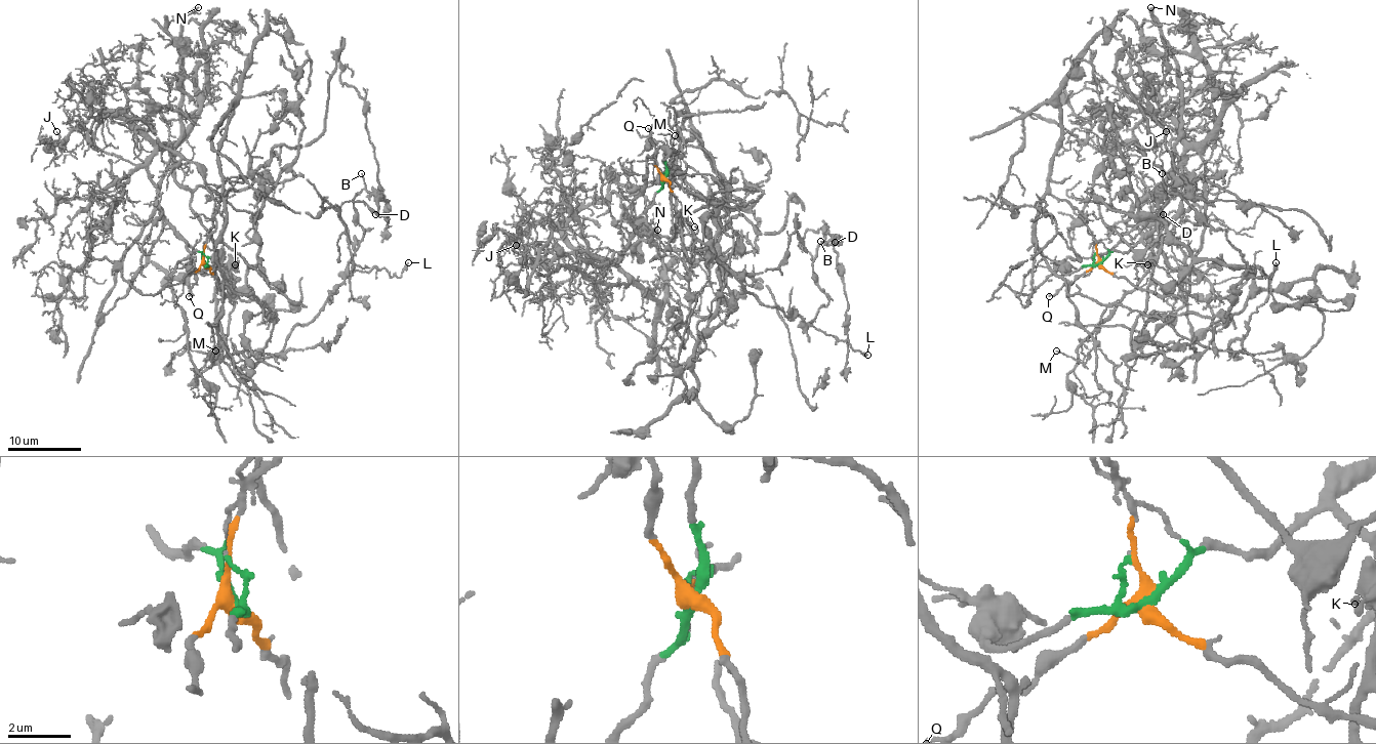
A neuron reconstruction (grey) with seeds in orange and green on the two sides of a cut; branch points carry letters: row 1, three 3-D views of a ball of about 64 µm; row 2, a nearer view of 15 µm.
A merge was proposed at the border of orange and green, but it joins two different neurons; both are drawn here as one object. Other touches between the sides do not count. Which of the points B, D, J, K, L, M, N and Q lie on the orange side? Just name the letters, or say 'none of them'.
B, D, K, L, M, N, Q

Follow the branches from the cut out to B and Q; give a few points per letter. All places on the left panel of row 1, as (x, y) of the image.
B: (203, 262), (224, 279), (214, 308), (229, 356), (280, 353), (370, 230), (354, 208), (361, 173)
Q: (203, 262), (196, 272), (196, 283), (189, 295)

